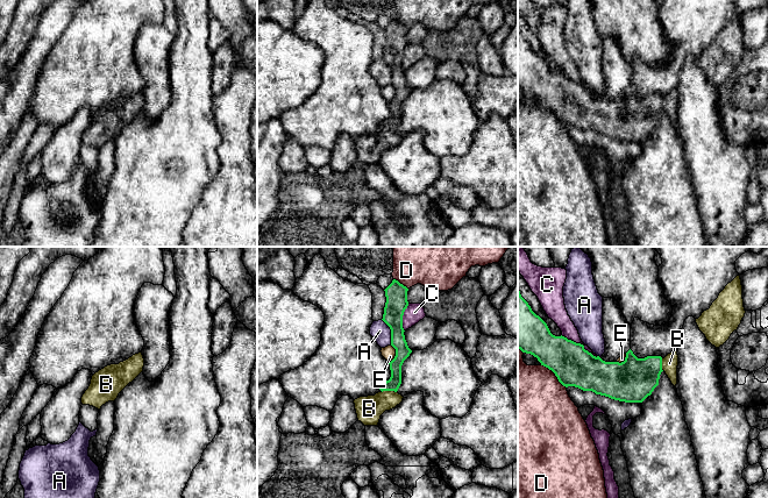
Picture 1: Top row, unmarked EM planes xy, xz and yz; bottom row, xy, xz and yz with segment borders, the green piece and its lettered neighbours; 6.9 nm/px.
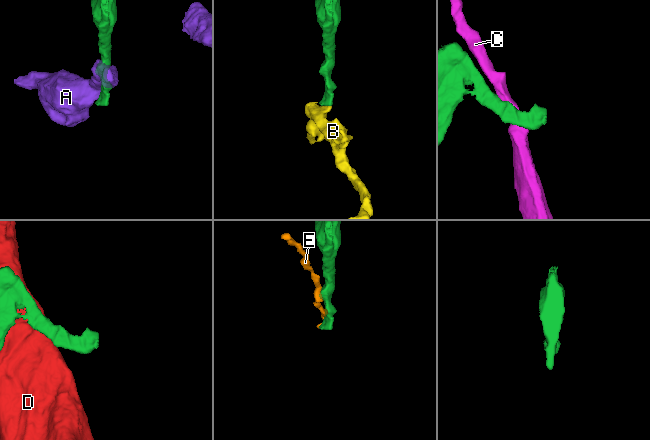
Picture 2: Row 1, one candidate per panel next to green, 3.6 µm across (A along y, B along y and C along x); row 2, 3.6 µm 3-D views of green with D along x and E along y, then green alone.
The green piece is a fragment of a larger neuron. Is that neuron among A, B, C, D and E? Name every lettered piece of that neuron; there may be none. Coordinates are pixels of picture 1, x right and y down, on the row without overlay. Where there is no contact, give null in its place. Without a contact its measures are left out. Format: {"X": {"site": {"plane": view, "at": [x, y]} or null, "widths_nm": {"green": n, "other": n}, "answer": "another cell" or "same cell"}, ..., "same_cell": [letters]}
{"A": {"site": {"plane": "xz", "at": [391, 71]}, "widths_nm": {"green": 150, "other": 140}, "answer": "another cell"}, "B": {"site": {"plane": "xz", "at": [389, 129]}, "widths_nm": {"green": 90, "other": 180}, "answer": "same cell"}, "C": {"site": {"plane": "yz", "at": [580, 83]}, "widths_nm": {"green": 280, "other": 120}, "answer": "another cell"}, "D": {"site": {"plane": "yz", "at": [555, 114]}, "widths_nm": {"green": 280, "other": 480}, "answer": "another cell"}, "E": {"site": {"plane": "xz", "at": [396, 93]}, "widths_nm": {"green": 130, "other": 90}, "answer": "another cell"}, "same_cell": ["B"]}

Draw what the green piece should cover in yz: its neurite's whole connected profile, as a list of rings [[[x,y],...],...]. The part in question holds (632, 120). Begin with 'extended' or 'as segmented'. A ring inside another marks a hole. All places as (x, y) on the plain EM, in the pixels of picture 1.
extended; [[[518,28],[518,88],[538,98],[541,105],[552,109],[559,121],[568,127],[575,126],[583,130],[592,130],[625,142],[642,142],[659,124],[660,114],[666,112],[671,123],[677,123],[678,94],[676,88],[664,98],[661,95],[647,95],[638,98],[630,88],[625,100],[605,101],[599,95],[593,95],[584,88],[584,85],[568,79],[564,76],[555,76],[547,63],[536,55],[528,42],[521,36]]]

